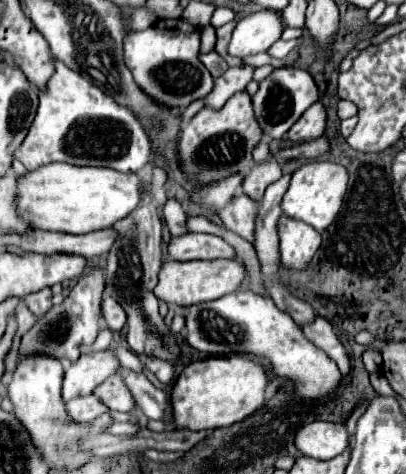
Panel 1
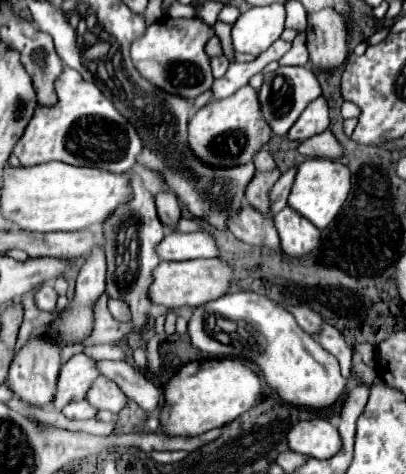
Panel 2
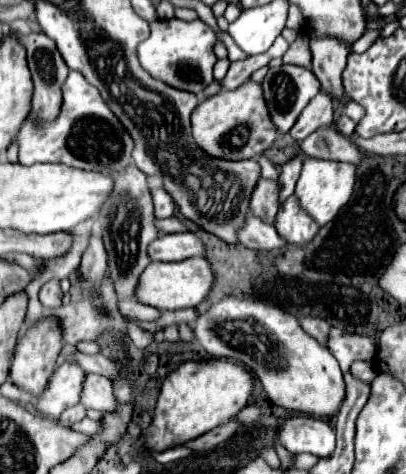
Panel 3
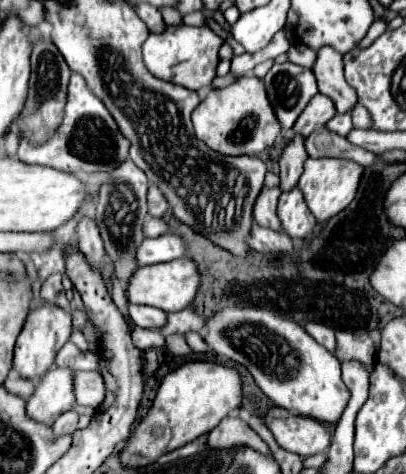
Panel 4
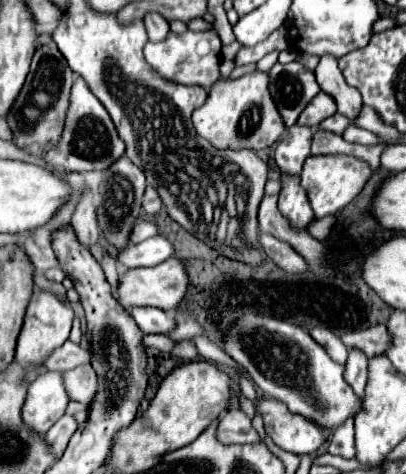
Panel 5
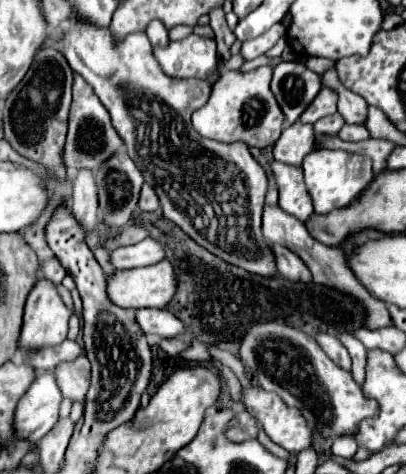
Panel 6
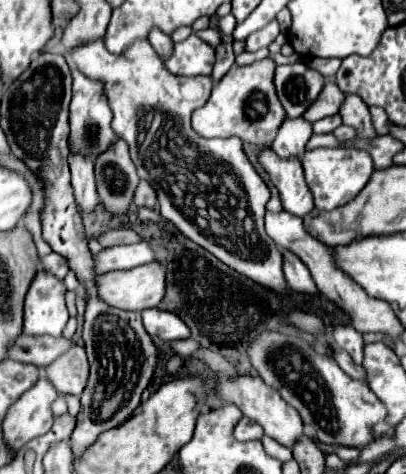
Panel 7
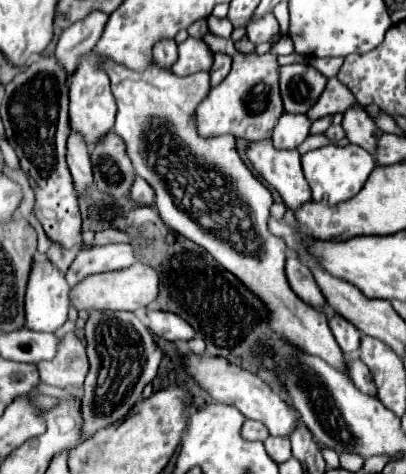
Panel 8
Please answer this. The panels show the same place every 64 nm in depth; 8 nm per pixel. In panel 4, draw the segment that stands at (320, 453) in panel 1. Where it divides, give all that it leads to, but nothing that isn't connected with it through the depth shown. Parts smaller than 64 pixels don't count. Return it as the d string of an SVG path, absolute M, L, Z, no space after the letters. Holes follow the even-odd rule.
M270 408L264 422L274 434L276 442L298 456L312 456L326 452L330 444L330 434L324 424L310 420L306 416L296 416L284 408Z

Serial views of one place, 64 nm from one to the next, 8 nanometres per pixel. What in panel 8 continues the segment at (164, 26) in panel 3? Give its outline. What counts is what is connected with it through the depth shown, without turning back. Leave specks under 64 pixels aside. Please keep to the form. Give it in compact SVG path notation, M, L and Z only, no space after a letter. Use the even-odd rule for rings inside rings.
M186 38L182 44L178 44L178 54L178 62L172 66L176 76L190 76L212 66L212 56L204 40Z

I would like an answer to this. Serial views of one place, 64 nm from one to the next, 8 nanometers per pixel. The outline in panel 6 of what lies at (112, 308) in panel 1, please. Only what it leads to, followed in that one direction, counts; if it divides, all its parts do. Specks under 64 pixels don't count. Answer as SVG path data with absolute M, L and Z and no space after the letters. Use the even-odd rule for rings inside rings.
M144 308L144 310L136 310L136 318L138 318L138 324L146 336L176 338L186 332L184 324L168 310Z

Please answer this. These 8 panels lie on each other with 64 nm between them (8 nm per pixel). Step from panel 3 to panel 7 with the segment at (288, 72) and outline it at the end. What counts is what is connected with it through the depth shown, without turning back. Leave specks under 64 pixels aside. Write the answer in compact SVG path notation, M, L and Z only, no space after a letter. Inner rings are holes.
M304 62L278 66L274 84L278 90L278 98L286 110L286 116L288 118L302 116L322 92L324 80L326 78L322 74L318 74Z

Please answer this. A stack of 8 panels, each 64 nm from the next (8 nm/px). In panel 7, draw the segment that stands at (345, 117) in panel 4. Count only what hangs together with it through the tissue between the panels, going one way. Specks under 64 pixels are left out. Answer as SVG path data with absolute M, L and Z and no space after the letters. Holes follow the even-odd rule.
M339 114L334 116L328 116L328 118L322 118L318 122L314 122L314 134L326 134L326 132L332 132L336 126L342 124L342 118Z

